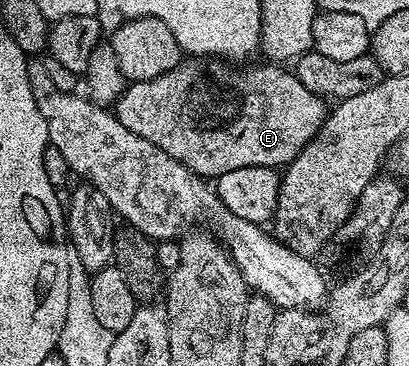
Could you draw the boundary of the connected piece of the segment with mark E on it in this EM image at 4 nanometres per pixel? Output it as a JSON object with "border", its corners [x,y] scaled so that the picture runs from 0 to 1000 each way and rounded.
{"border":[[[455,161],[443,178],[428,183],[421,194],[411,194],[401,205],[391,205],[381,216],[362,221],[333,221],[311,230],[308,246],[289,262],[289,273],[274,290],[274,306],[281,325],[291,328],[303,347],[333,369],[342,369],[350,380],[362,380],[379,402],[391,402],[394,413],[416,423],[421,434],[435,437],[450,456],[484,475],[496,489],[538,489],[557,467],[577,467],[587,456],[626,456],[628,451],[655,451],[663,456],[697,456],[729,426],[729,415],[741,407],[756,385],[768,383],[778,372],[787,339],[797,333],[797,311],[802,287],[785,265],[775,265],[763,249],[753,249],[753,238],[743,238],[733,227],[733,216],[721,210],[707,186],[682,183],[670,172],[643,172],[633,189],[611,189],[604,199],[570,199],[540,164],[504,161]]]}

